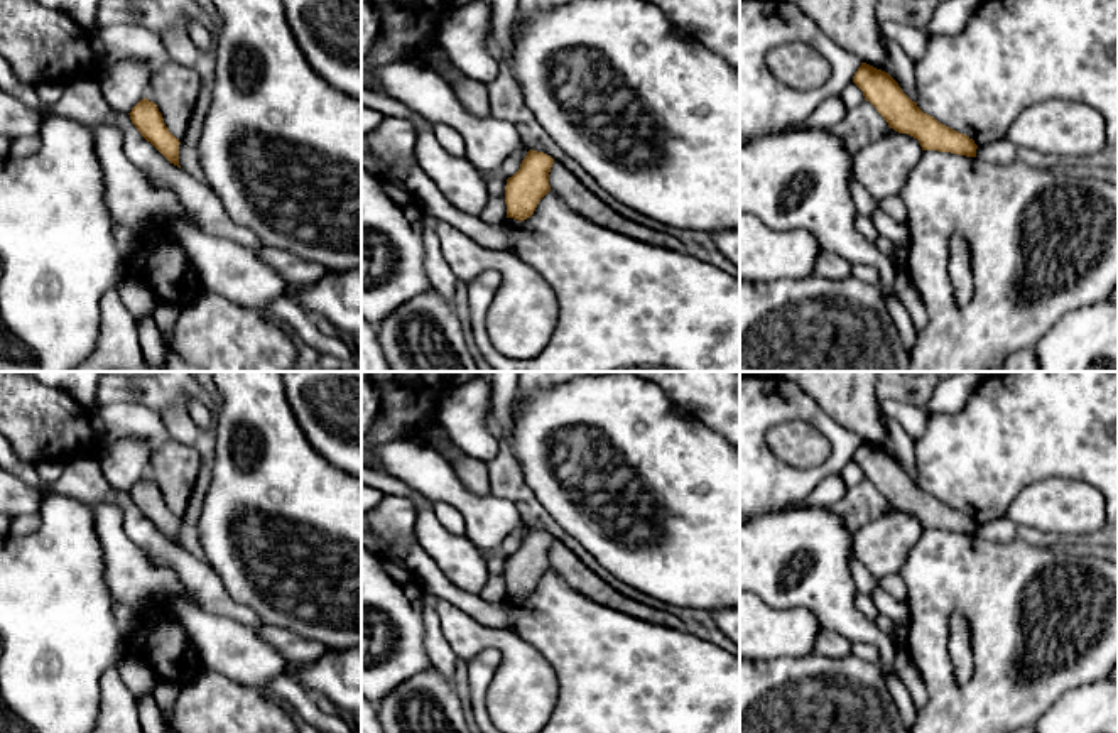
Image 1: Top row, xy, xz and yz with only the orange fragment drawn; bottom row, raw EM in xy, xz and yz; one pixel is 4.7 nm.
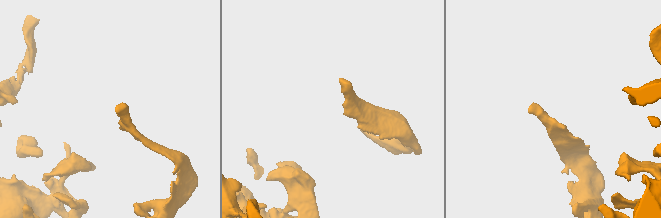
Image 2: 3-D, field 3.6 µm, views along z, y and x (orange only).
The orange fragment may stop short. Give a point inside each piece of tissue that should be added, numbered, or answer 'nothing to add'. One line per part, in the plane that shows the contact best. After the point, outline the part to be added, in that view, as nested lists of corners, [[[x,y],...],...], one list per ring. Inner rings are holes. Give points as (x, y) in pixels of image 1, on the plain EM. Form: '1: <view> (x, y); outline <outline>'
1: xy (174, 466); outline [[[176,439],[157,443],[149,459],[149,473],[176,517],[182,517],[199,473],[199,453]]]

